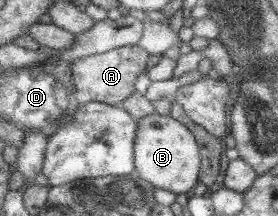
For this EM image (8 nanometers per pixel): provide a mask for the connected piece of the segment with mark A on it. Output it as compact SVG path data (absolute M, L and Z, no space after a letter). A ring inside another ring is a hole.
M121 46L105 53L95 53L80 57L72 62L71 77L75 89L84 91L92 100L113 104L121 108L121 103L136 92L135 79L146 69L147 53L137 46Z

